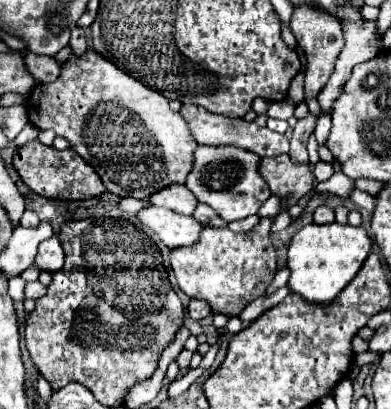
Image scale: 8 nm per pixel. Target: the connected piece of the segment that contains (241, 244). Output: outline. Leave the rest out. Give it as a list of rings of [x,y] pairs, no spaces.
[[[275,216],[261,218],[259,224],[245,234],[233,234],[229,228],[205,226],[195,244],[185,248],[173,248],[169,252],[169,258],[179,288],[189,298],[209,300],[213,312],[239,316],[251,300],[263,296],[265,288],[271,284],[277,272],[277,256],[269,238],[273,222]]]

